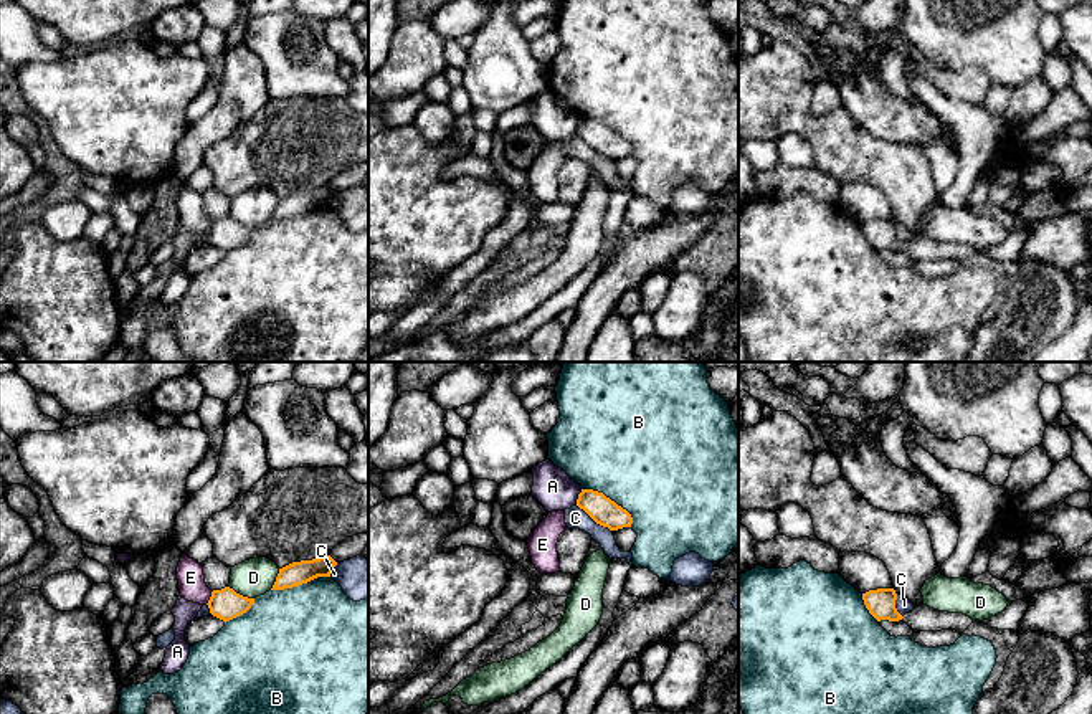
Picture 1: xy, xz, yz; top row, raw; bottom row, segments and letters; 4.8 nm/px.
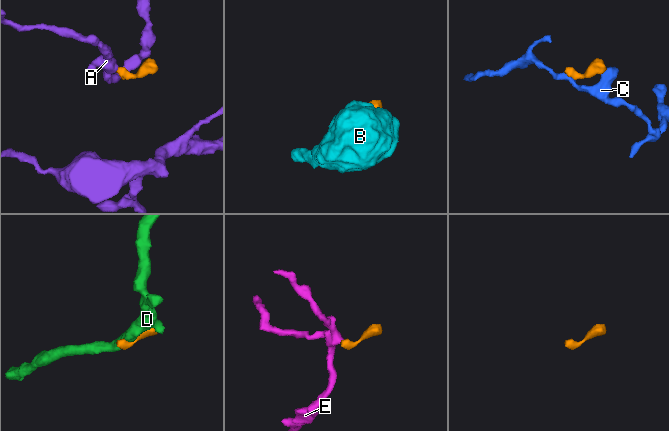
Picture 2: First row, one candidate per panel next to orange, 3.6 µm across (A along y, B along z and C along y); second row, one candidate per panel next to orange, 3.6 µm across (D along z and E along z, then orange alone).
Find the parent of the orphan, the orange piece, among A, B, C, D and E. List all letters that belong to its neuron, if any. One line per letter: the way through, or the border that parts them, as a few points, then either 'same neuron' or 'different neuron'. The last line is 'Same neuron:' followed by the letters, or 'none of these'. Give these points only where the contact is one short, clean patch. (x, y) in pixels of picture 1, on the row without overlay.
A: border along xz (582, 119), (575, 133); different neuron
B: different neuron
C: different neuron
D: different neuron
E: same neuron
Same neuron: E

